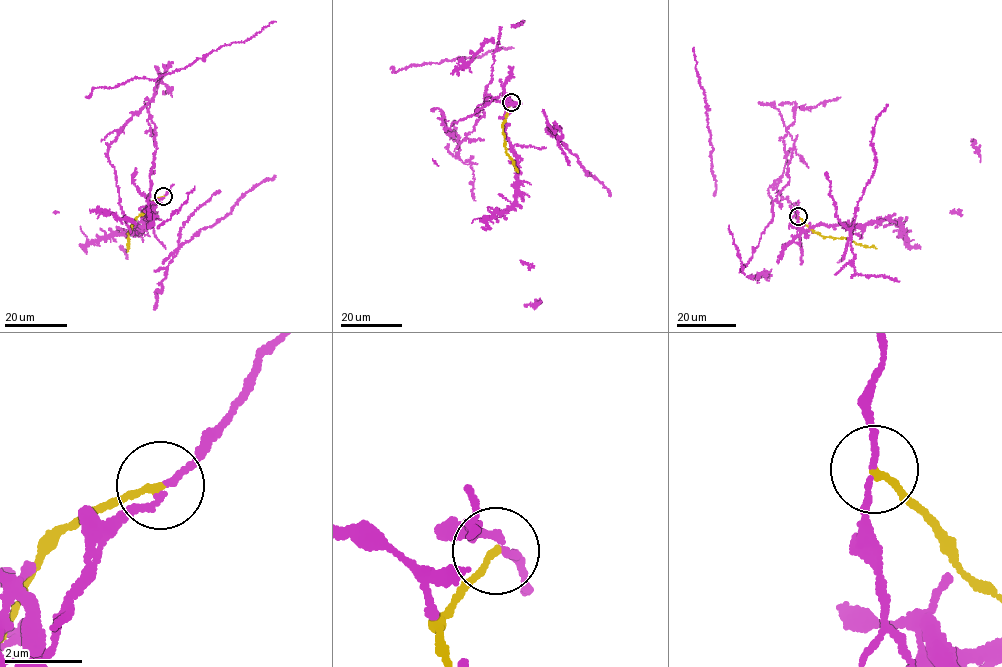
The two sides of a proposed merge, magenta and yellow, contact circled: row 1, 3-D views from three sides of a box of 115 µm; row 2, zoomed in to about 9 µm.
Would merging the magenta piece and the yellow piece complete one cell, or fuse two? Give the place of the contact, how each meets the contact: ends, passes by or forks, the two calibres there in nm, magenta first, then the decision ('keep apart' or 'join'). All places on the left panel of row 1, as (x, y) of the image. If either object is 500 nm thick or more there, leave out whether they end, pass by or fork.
(163, 196) | magenta passes by | yellow ends | 120/170 nm | keep apart

